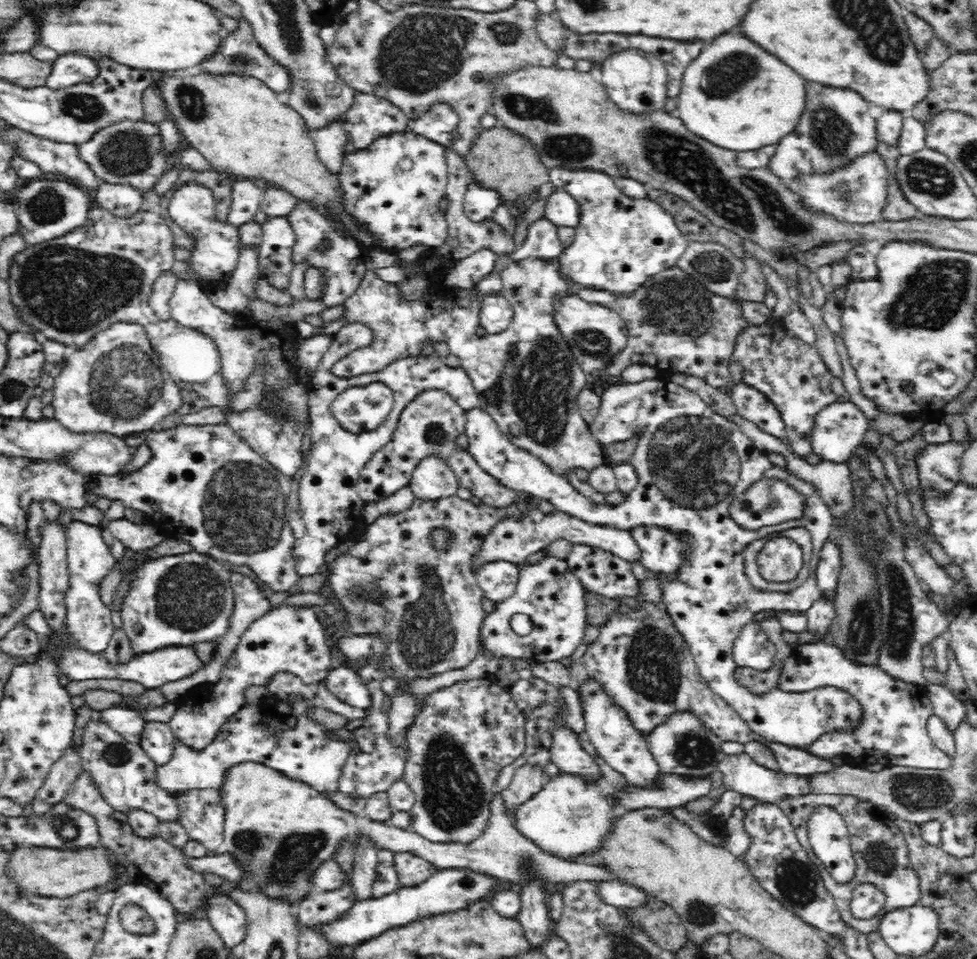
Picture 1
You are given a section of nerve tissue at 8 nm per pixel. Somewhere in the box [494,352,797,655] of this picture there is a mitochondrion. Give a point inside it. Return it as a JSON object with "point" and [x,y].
{"point":[694,465]}

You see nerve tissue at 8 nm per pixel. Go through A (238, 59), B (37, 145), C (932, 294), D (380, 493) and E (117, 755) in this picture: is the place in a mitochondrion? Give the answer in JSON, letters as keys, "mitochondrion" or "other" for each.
{"A":"mitochondrion","B":"other","C":"mitochondrion","D":"other","E":"mitochondrion"}

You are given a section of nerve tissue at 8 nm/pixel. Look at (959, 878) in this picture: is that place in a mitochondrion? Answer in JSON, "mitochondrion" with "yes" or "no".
{"mitochondrion":"no"}

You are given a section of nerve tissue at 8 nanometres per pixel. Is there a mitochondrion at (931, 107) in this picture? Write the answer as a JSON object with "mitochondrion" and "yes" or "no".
{"mitochondrion":"no"}

